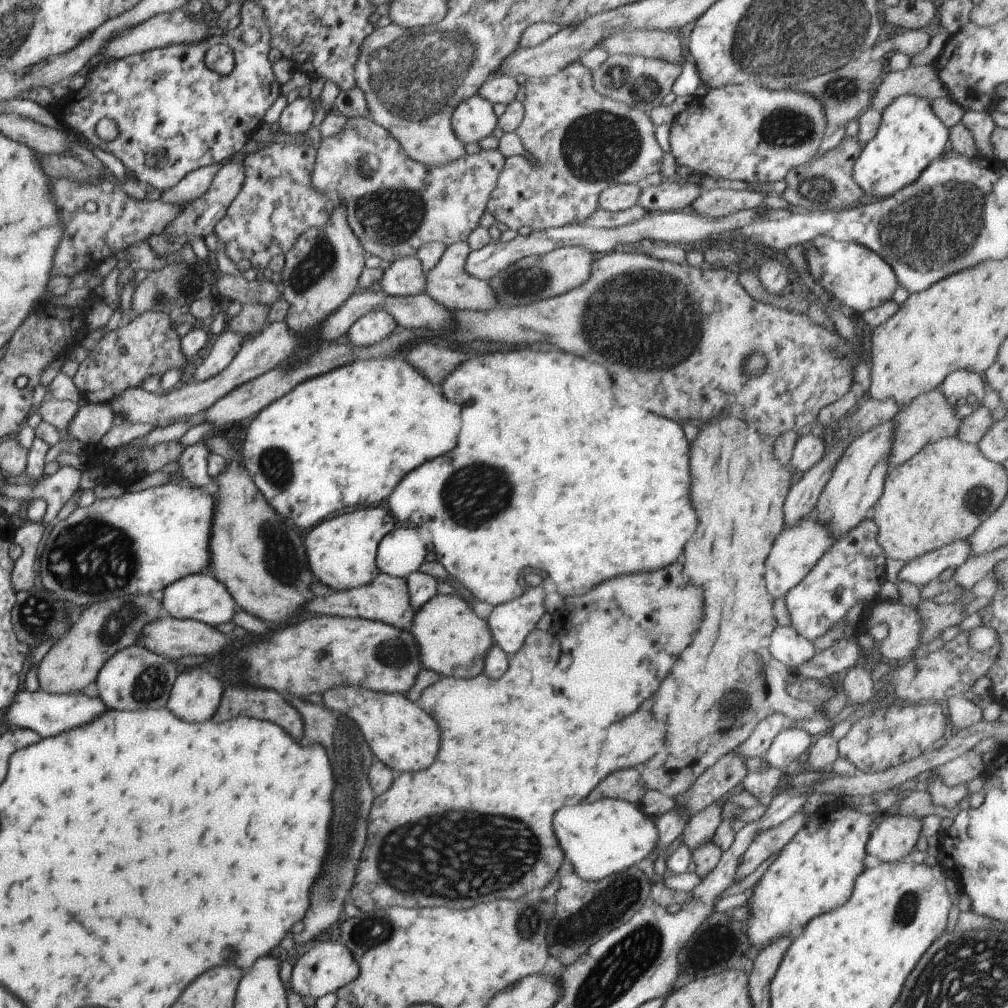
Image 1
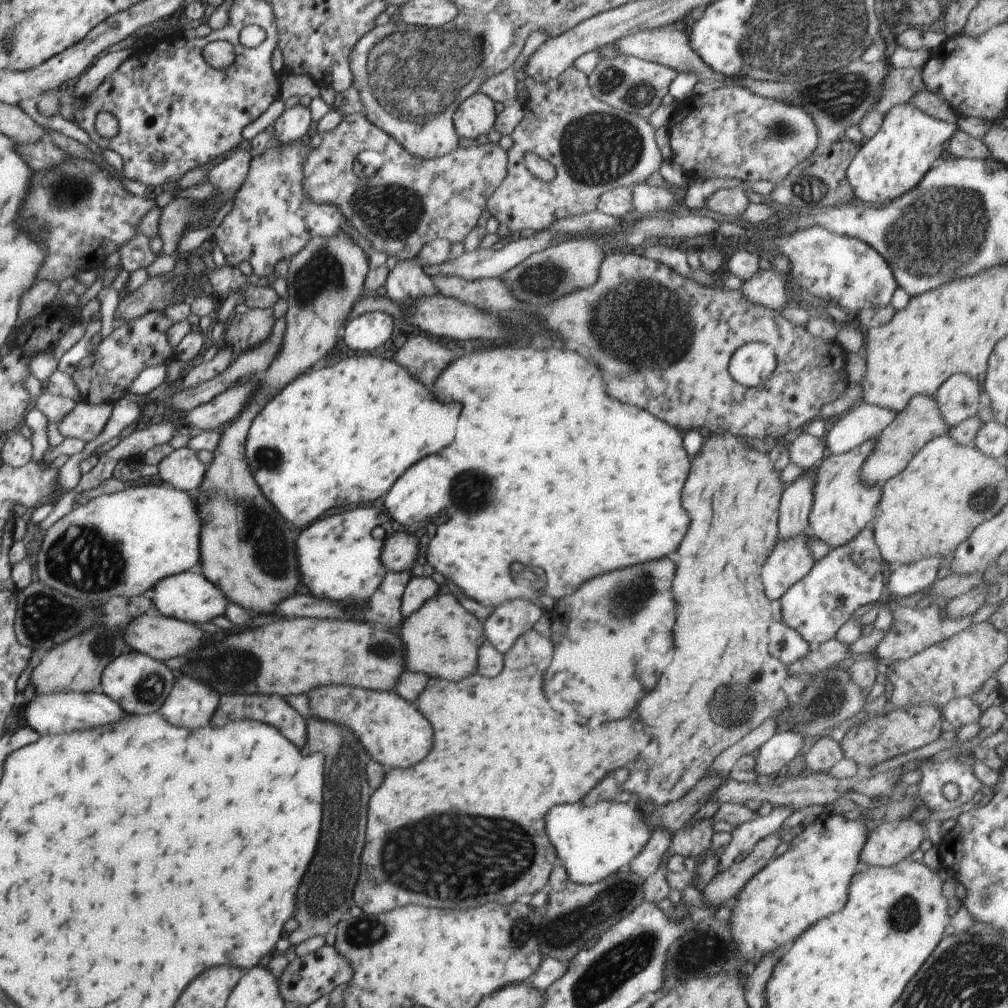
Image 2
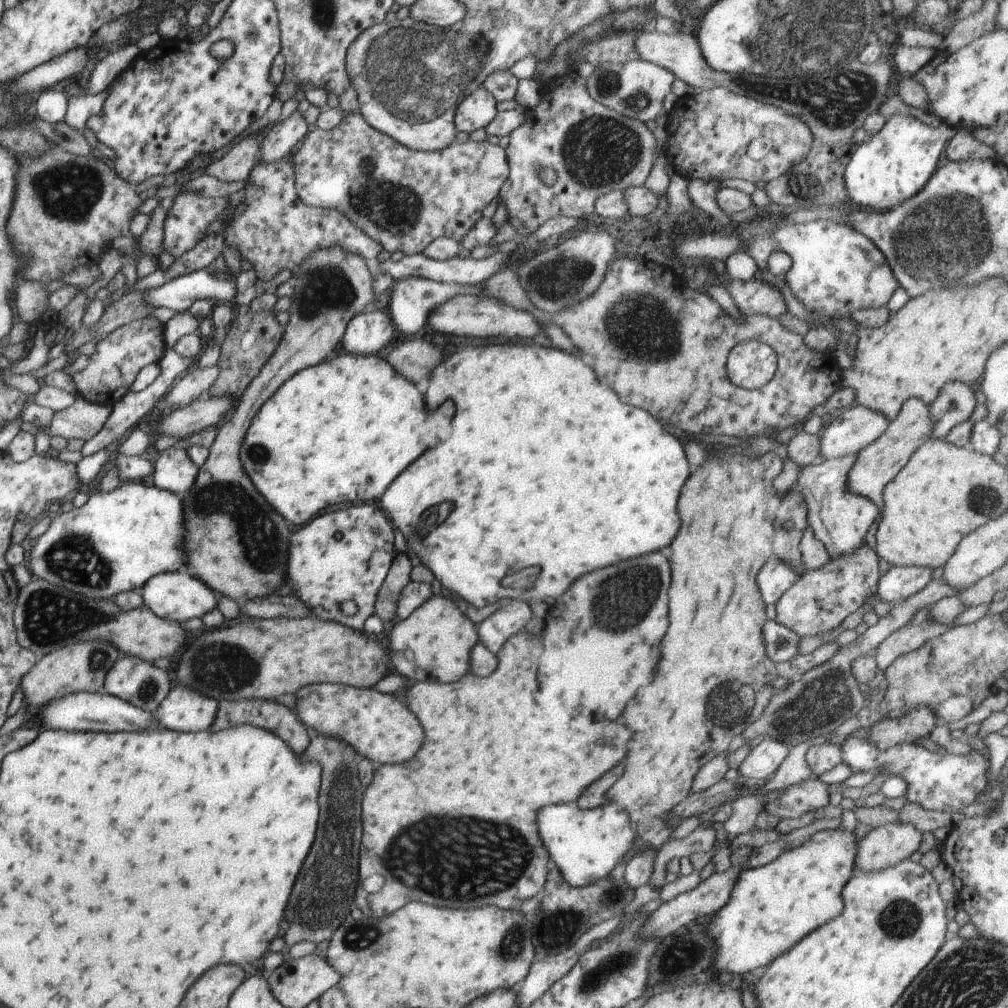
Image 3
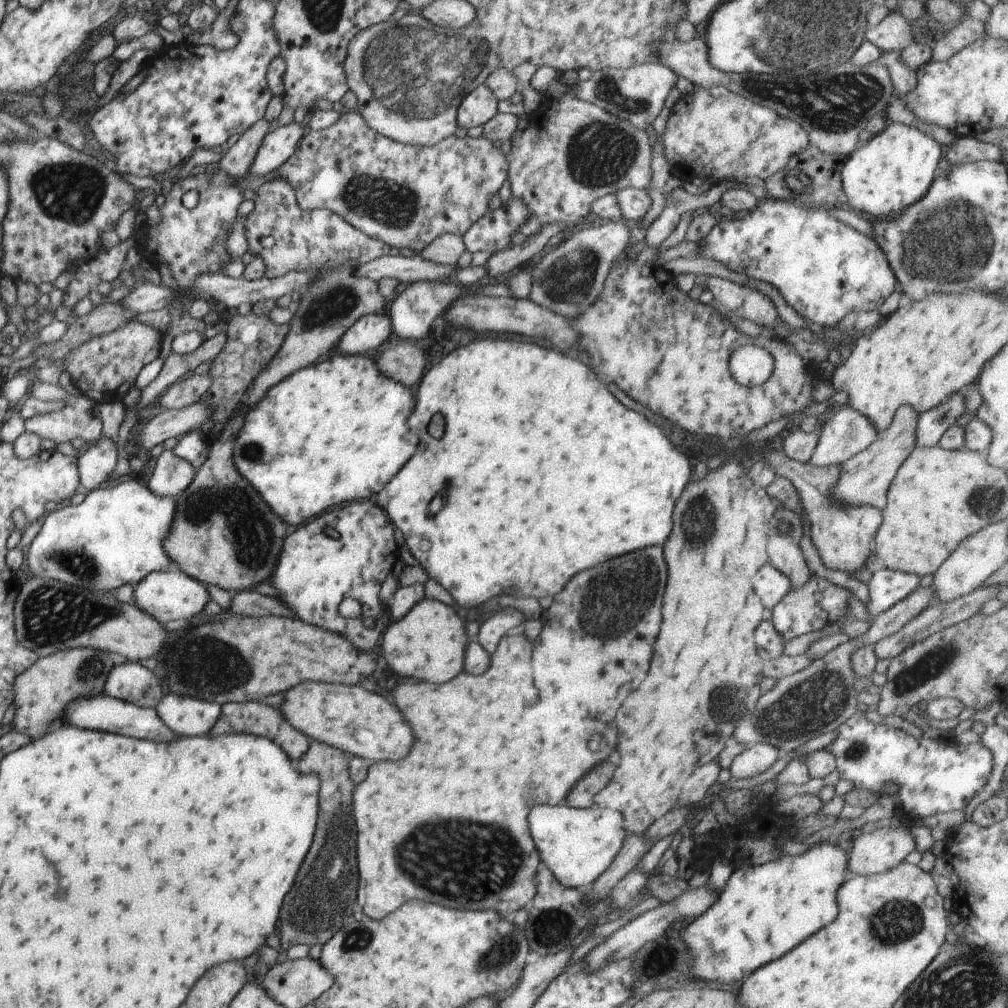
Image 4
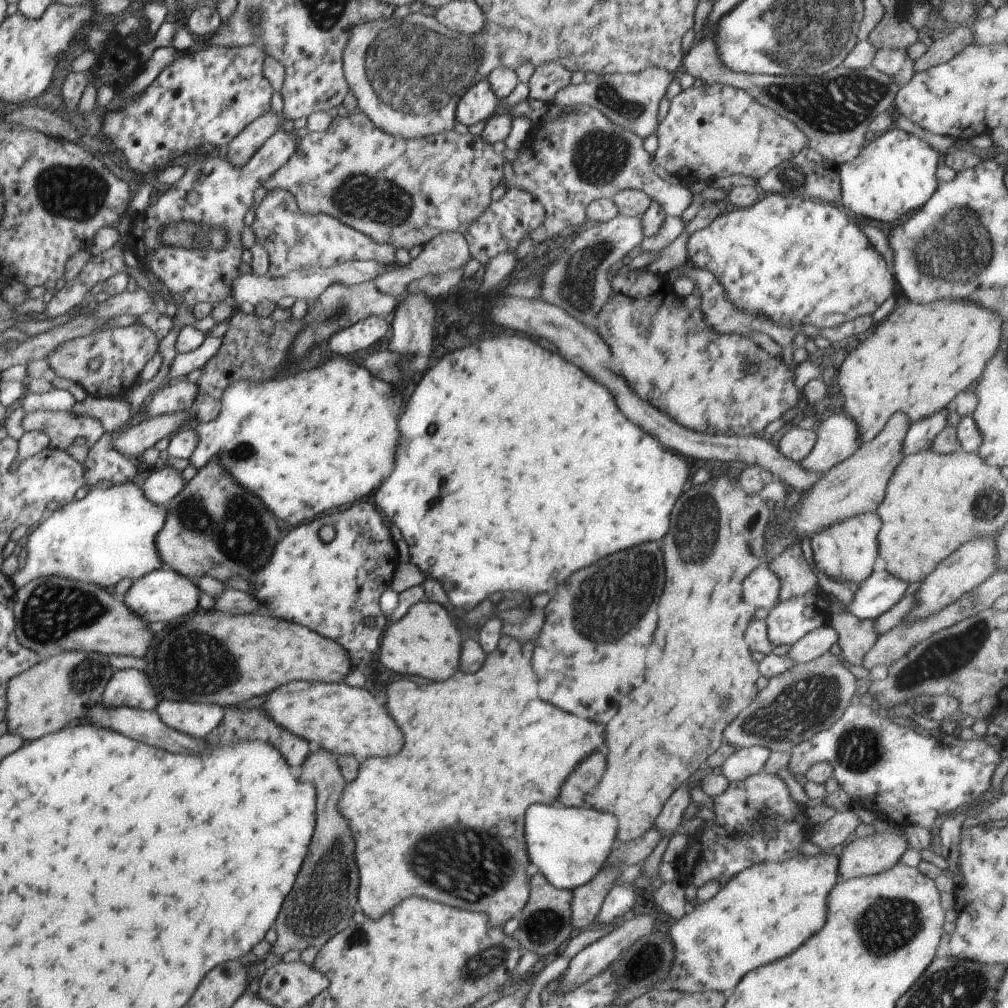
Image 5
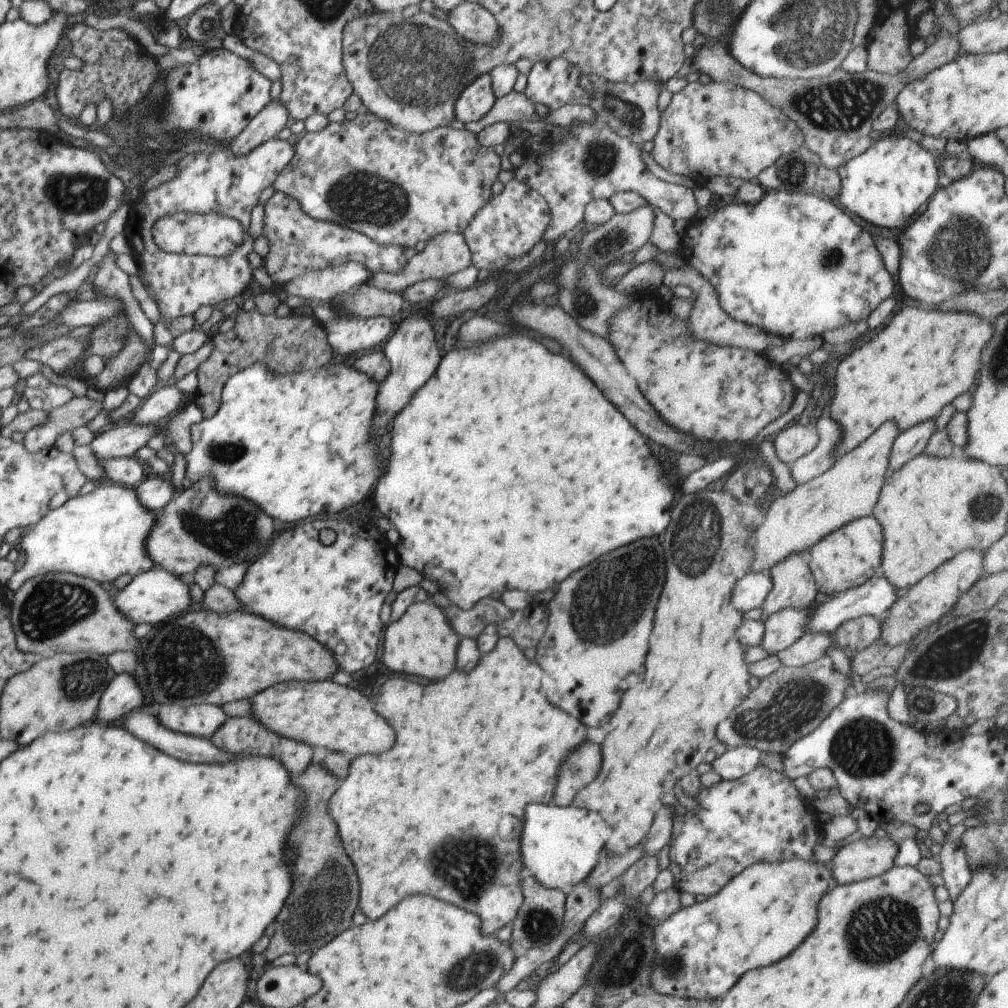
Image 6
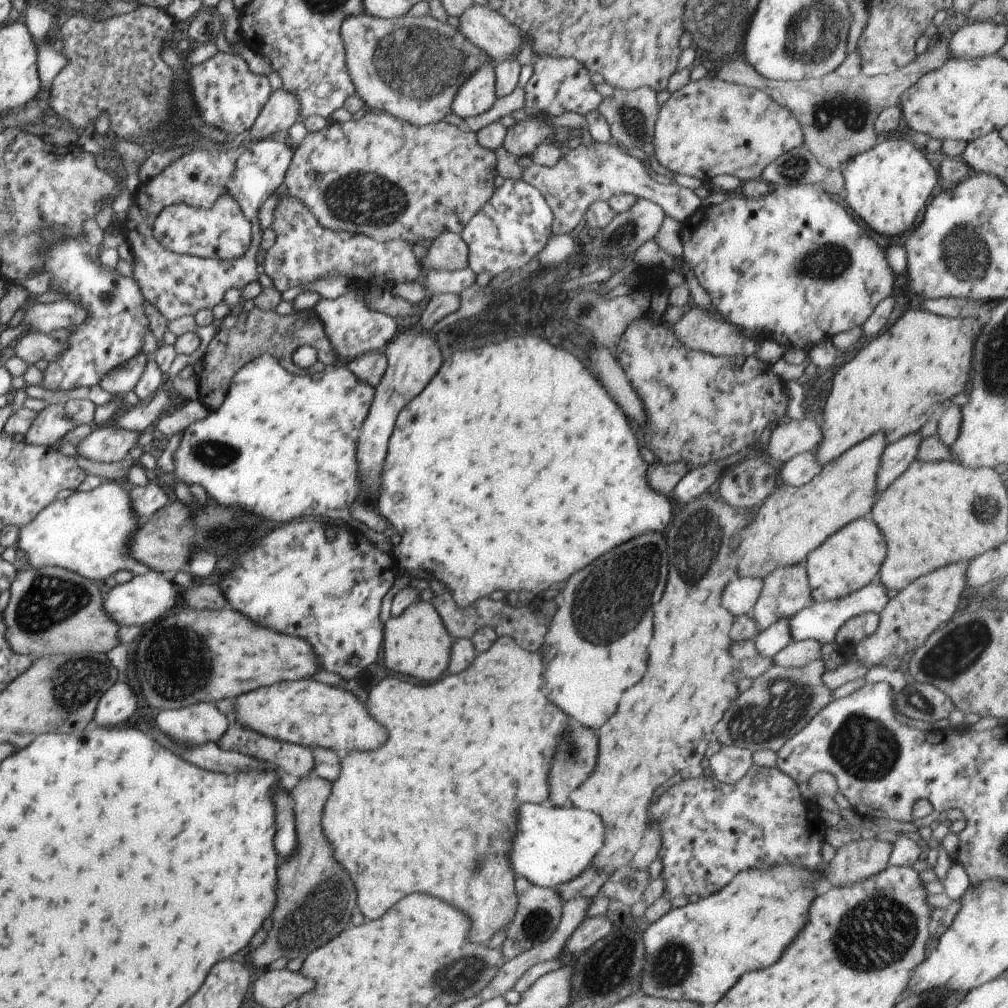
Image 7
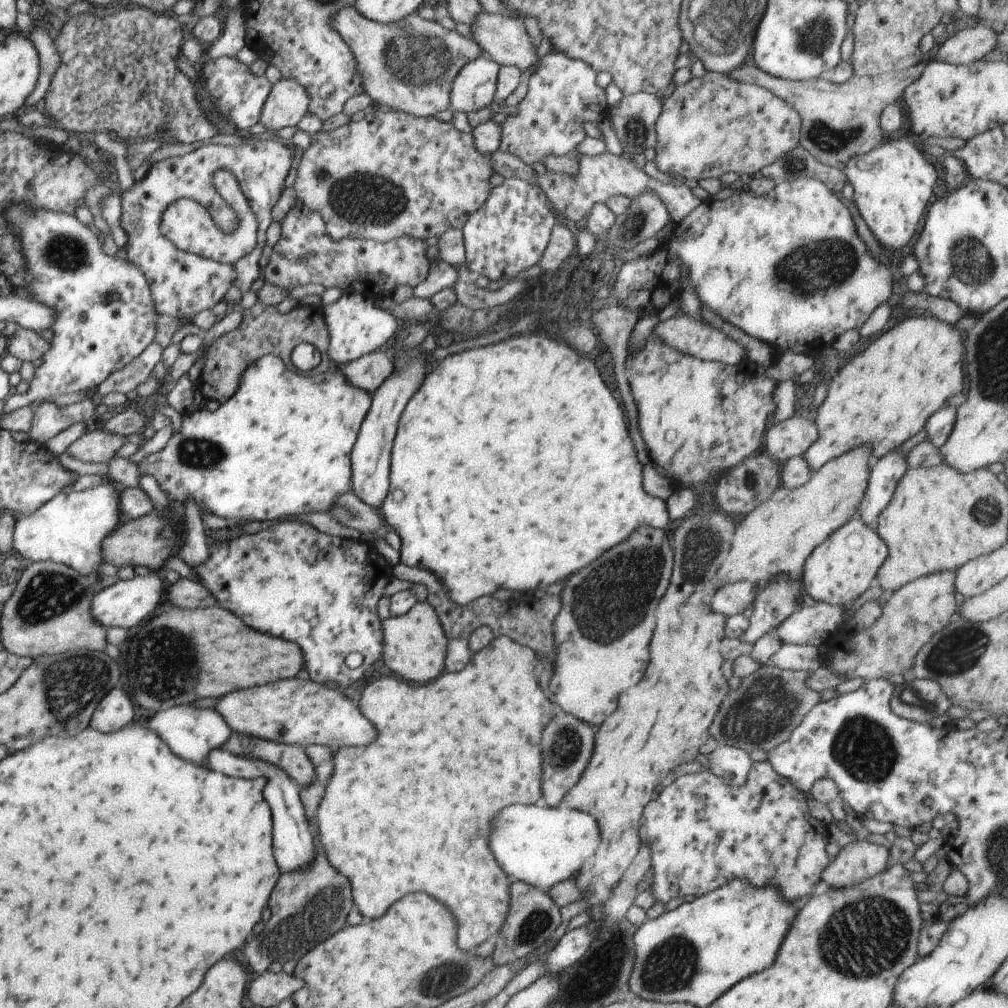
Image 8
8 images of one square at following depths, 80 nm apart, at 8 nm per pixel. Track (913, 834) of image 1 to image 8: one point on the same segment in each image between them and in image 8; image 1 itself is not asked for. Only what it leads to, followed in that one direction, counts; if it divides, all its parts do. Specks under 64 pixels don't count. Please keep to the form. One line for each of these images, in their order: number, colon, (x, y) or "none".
2: (890, 842)
3: (885, 846)
4: (875, 852)
5: (875, 853)
6: (871, 856)
7: (855, 861)
8: (857, 861)

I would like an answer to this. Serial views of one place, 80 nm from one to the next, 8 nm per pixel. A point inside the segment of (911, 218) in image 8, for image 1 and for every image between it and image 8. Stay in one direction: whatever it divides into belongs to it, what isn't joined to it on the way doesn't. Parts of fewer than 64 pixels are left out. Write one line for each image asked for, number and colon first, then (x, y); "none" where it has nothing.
1: (910, 135)
2: (892, 162)
3: (898, 161)
4: (896, 167)
5: (895, 174)
6: (896, 176)
7: (888, 186)

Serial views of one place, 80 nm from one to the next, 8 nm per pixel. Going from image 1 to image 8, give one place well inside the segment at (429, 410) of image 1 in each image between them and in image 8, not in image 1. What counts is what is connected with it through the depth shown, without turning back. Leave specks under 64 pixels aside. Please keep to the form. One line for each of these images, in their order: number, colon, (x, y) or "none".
2: (341, 435)
3: (340, 431)
4: (335, 432)
5: (323, 437)
6: (297, 445)
7: (282, 445)
8: (280, 446)

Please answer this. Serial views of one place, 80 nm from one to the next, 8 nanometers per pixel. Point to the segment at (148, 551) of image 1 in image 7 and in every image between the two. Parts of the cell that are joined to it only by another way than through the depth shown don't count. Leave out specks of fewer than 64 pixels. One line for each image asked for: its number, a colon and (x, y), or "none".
2: (122, 544)
3: (117, 541)
4: (114, 538)
5: (110, 535)
6: (102, 535)
7: (89, 533)

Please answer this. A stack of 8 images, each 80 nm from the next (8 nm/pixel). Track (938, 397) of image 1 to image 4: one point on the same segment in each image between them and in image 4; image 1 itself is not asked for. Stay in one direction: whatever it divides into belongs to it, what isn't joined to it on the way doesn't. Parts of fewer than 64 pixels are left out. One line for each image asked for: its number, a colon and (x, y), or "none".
2: (920, 422)
3: (877, 464)
4: (865, 478)

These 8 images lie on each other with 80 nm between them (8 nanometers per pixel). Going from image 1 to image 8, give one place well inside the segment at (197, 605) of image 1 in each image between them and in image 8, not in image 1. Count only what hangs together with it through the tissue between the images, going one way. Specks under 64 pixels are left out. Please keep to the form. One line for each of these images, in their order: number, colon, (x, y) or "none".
2: (187, 596)
3: (178, 596)
4: (171, 594)
5: (164, 595)
6: (154, 596)
7: (147, 597)
8: (128, 602)

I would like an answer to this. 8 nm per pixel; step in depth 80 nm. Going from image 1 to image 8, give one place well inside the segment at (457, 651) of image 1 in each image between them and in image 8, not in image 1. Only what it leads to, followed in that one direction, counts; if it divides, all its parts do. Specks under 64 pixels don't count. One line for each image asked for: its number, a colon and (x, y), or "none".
2: (442, 639)
3: (435, 642)
4: (429, 643)
5: (425, 642)
6: (422, 642)
7: (416, 643)
8: (414, 644)

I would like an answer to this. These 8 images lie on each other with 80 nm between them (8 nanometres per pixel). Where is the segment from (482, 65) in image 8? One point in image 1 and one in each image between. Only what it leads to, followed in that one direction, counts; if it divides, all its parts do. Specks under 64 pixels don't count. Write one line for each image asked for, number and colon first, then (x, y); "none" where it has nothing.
1: (473, 119)
2: (476, 115)
3: (476, 111)
4: (480, 105)
5: (479, 103)
6: (477, 99)
7: (477, 95)

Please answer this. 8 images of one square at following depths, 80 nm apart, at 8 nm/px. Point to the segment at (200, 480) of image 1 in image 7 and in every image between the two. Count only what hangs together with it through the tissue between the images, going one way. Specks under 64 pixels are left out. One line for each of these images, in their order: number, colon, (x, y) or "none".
2: (183, 469)
3: (174, 471)
4: (172, 475)
5: (163, 484)
6: (155, 493)
7: (146, 500)

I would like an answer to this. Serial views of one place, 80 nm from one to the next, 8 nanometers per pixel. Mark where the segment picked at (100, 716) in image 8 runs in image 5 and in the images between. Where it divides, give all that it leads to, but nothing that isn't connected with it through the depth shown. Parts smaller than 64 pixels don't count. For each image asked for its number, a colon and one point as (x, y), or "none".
5: (130, 687)
6: (123, 694)
7: (117, 705)

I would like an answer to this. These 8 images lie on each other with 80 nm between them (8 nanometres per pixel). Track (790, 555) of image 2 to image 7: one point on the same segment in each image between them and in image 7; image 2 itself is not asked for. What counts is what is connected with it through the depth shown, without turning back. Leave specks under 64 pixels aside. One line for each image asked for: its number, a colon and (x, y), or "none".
3: (776, 577)
4: (771, 585)
5: (762, 588)
6: (751, 591)
7: (740, 597)

